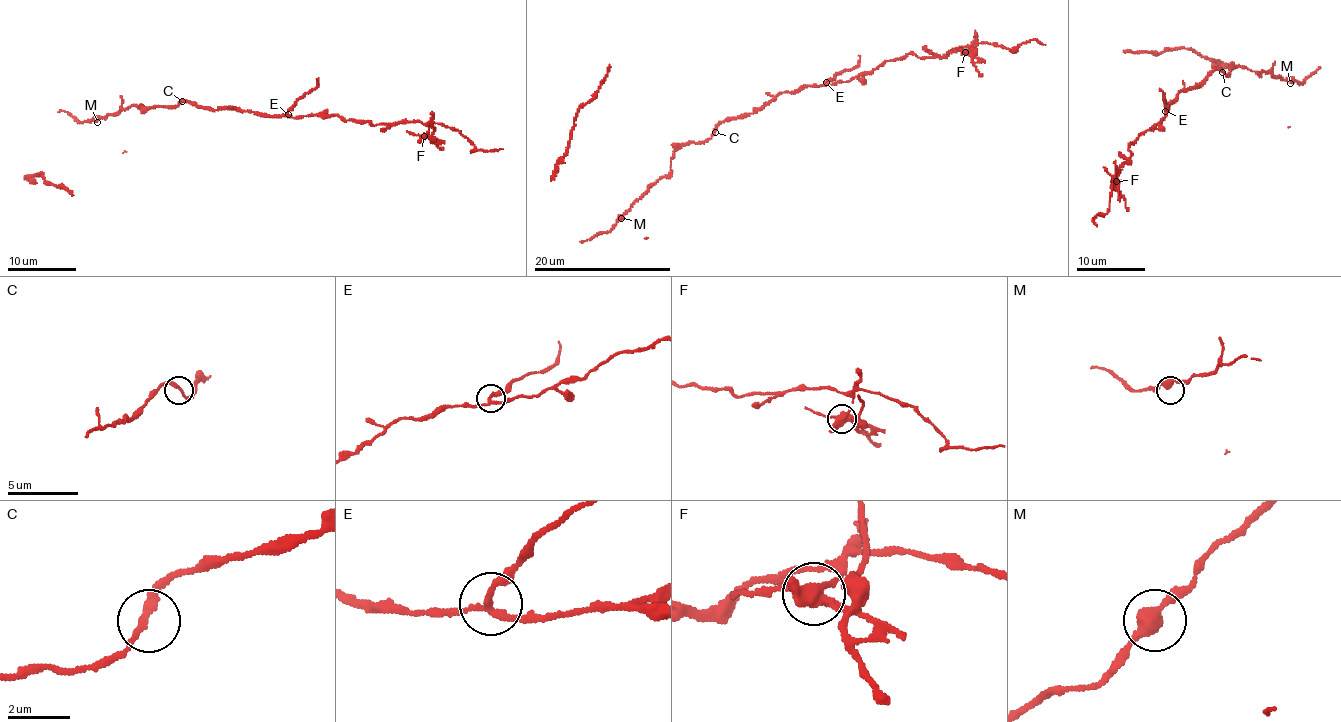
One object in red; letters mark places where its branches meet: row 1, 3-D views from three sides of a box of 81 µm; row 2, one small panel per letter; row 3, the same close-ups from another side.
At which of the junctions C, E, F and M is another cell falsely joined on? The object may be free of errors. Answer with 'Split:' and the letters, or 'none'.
Split: F

